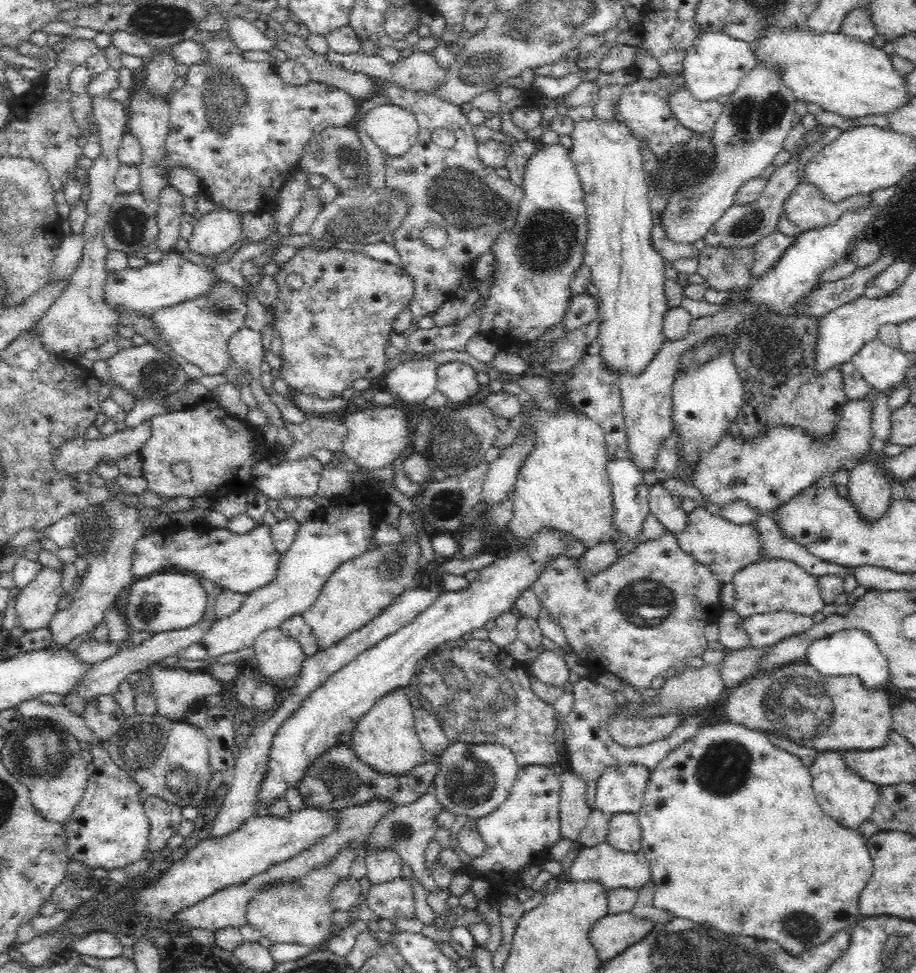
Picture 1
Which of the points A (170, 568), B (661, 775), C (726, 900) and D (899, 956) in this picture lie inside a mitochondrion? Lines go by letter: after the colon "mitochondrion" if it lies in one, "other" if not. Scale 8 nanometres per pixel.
A: other
B: other
C: other
D: mitochondrion

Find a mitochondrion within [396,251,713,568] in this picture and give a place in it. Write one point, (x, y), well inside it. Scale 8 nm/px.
(462, 456)

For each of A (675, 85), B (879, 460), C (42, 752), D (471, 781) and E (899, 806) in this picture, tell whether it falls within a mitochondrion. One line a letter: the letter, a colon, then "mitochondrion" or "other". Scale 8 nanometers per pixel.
A: other
B: other
C: mitochondrion
D: mitochondrion
E: mitochondrion

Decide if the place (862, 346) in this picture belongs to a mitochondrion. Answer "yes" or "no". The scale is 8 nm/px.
no

